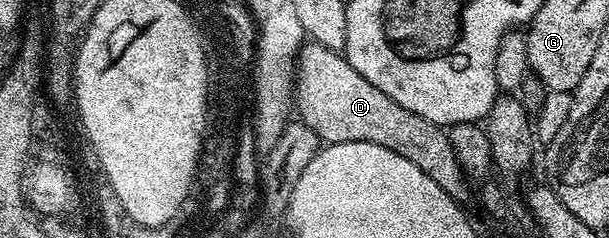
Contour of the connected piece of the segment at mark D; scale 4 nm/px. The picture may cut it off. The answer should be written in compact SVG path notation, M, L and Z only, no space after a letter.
M316 41L302 45L296 60L295 114L307 128L316 132L322 143L370 142L379 144L383 148L411 160L411 164L415 164L415 168L419 168L427 176L431 176L431 180L435 180L435 184L439 184L439 188L443 188L443 192L450 194L459 204L465 204L469 198L470 183L462 172L461 165L455 160L455 152L451 148L448 133L431 120L423 120L423 116L415 116L415 112L407 112L407 108L403 108L403 104L395 104L395 100L391 100L391 96L387 96L387 92L379 92L379 88L375 88L375 84L363 80L363 76L359 76L359 72L355 72L355 68L351 68L344 53L329 50Z

